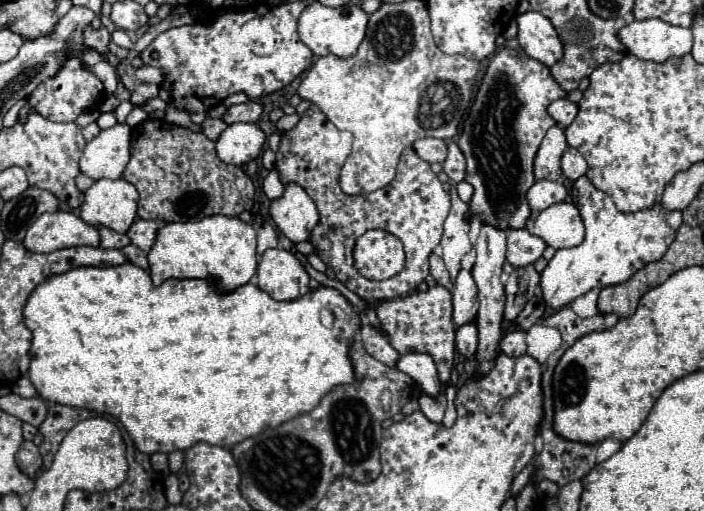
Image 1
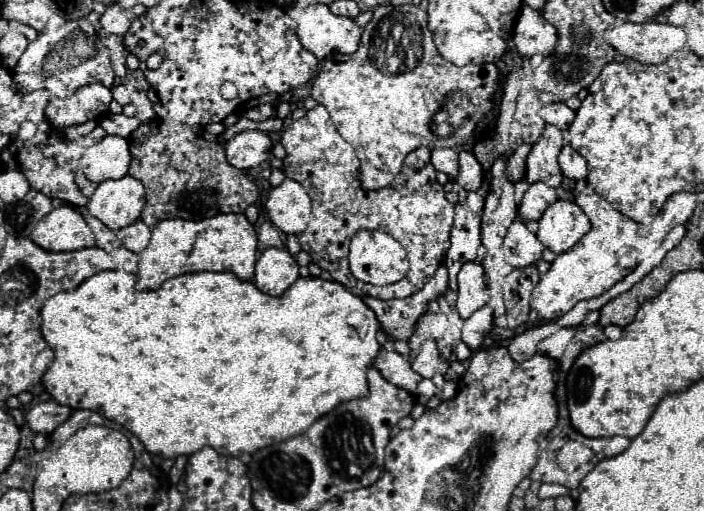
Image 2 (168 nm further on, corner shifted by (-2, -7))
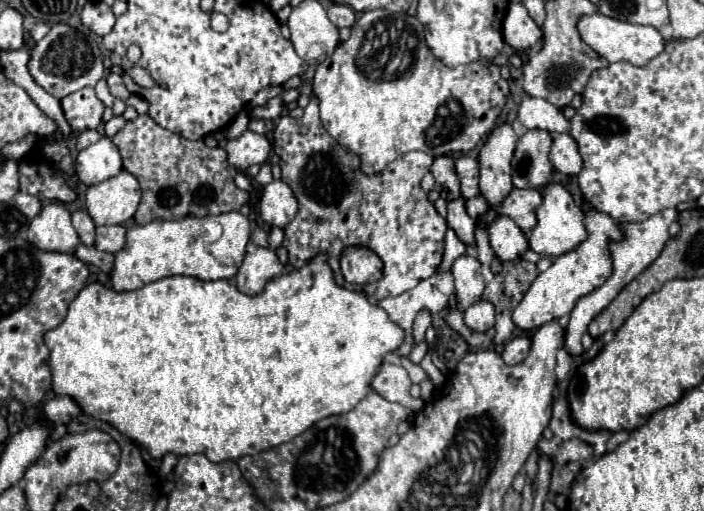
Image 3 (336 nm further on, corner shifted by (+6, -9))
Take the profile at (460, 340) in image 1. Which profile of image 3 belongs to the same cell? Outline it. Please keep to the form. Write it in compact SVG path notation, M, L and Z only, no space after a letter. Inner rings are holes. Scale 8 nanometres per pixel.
M479 301L465 309L465 323L473 331L487 331L495 323L495 307L489 301Z

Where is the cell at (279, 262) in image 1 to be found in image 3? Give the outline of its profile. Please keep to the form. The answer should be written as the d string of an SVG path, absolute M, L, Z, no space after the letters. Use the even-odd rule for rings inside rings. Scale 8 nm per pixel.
M257 247L253 253L247 253L243 265L235 275L235 287L249 295L263 291L265 283L283 273L283 265L269 247Z

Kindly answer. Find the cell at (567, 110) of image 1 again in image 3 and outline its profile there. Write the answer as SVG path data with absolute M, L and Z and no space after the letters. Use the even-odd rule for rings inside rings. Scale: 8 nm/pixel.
M523 97L517 119L525 129L545 129L549 133L567 131L567 119L563 117L561 109L549 101L543 101L541 97Z

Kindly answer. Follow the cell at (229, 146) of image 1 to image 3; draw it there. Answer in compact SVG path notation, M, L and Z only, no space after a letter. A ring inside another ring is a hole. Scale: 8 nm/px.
M247 129L239 139L231 139L225 149L229 155L229 165L233 165L239 171L245 171L253 163L261 165L267 161L271 143L267 141L265 135Z

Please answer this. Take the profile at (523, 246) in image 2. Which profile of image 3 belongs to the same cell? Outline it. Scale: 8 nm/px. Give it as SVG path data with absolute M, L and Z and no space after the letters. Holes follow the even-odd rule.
M497 215L495 221L489 223L487 231L489 243L501 261L515 261L523 251L529 249L523 231L507 215Z

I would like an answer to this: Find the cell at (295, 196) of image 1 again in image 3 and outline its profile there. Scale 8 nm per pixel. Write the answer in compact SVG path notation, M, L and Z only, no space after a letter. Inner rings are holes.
M271 181L263 187L259 211L265 223L275 227L285 227L297 213L297 199L293 197L289 185L285 181Z

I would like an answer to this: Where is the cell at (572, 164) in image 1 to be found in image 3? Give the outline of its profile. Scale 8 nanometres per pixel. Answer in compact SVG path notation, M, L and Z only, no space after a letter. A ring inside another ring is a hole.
M559 133L553 139L549 159L553 167L565 175L577 175L583 165L579 149L577 149L577 141L569 133Z

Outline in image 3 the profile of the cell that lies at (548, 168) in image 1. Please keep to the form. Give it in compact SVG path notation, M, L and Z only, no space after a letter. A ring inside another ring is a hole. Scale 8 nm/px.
M533 129L527 131L513 153L511 167L513 167L513 185L519 189L541 189L553 179L553 165L549 161L551 149L551 133Z

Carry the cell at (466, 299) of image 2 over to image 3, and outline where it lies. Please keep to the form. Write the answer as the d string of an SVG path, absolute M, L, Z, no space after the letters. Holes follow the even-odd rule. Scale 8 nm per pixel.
M461 255L453 267L455 275L455 287L457 287L457 309L465 311L469 305L481 301L481 293L485 289L483 275L481 275L481 263L477 257L471 255Z

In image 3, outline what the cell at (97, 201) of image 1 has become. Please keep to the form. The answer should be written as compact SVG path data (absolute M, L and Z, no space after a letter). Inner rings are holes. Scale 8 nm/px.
M121 171L103 183L87 189L85 205L95 225L121 225L133 219L141 201L141 187L135 175Z

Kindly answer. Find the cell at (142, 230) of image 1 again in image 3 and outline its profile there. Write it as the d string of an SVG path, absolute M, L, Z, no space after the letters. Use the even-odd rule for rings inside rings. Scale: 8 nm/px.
M103 225L95 231L95 247L99 251L117 253L125 245L125 227L123 225Z

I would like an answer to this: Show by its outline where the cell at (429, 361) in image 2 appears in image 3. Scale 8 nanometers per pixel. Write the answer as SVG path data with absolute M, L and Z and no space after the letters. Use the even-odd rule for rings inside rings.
M423 309L423 311L417 313L415 323L413 323L413 335L415 335L415 341L417 341L417 343L421 343L421 341L425 339L425 331L427 331L427 327L431 325L431 321L433 321L431 311Z

